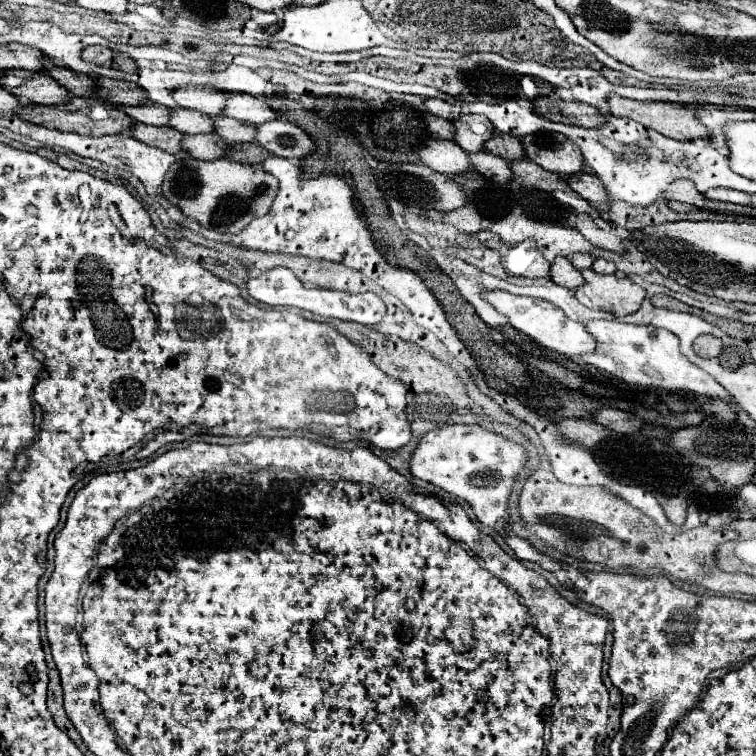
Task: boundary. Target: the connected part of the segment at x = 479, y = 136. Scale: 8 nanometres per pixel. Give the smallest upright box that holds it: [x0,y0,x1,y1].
[454,115,494,155]

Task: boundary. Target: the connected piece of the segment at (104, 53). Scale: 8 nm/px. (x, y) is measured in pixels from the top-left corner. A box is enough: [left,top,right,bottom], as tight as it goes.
[82,45,112,65]

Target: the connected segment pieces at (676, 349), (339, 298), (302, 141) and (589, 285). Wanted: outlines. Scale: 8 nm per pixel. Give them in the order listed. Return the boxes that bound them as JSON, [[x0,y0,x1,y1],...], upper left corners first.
[[582,319,740,411],[248,269,386,325],[256,119,316,159],[576,269,646,317]]

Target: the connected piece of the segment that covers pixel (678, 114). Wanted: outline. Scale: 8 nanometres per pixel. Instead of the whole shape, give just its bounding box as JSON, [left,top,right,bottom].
[608,95,708,141]

